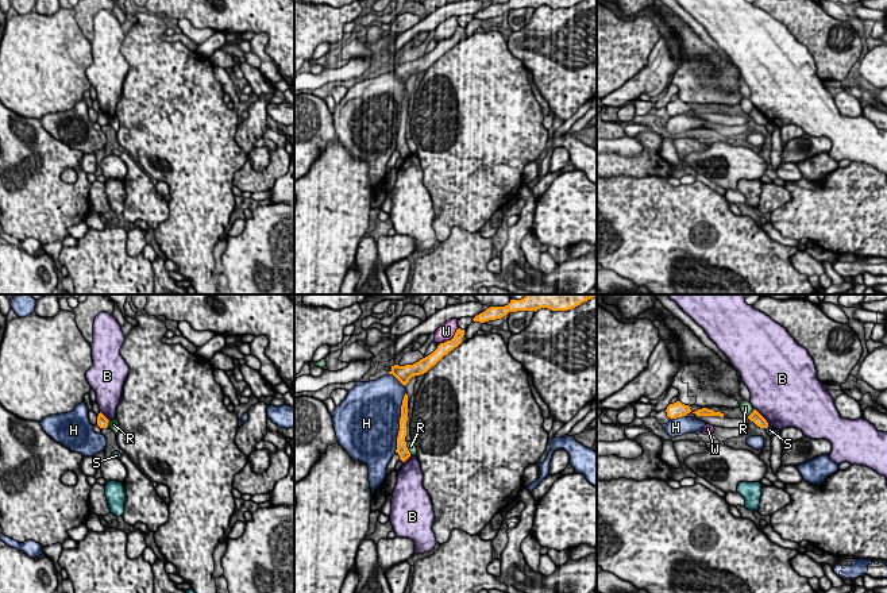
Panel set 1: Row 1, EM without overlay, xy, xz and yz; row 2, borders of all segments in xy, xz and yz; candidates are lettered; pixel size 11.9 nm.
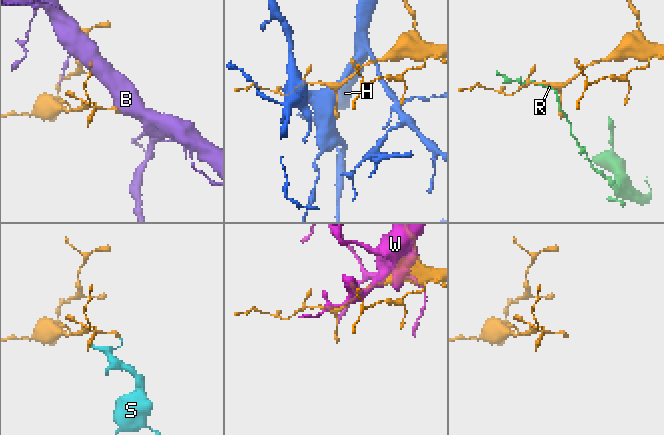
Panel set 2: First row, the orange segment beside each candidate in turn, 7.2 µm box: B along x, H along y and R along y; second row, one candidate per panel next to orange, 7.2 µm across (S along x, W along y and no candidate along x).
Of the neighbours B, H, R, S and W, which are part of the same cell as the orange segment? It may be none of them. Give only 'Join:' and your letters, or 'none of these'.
Join: none of these

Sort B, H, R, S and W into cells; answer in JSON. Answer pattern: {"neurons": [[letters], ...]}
{"neurons": [["B"], ["H"], ["R"], ["S", "W"]]}

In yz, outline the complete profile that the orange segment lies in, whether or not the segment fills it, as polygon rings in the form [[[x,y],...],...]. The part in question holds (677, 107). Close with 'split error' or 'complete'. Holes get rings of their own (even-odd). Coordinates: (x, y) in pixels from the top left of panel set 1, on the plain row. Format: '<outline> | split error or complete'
[[[676,99],[674,101],[670,101],[666,107],[667,113],[670,116],[676,116],[676,115],[682,115],[686,113],[687,111],[691,109],[690,107],[691,104],[682,101],[680,99]]] | complete

